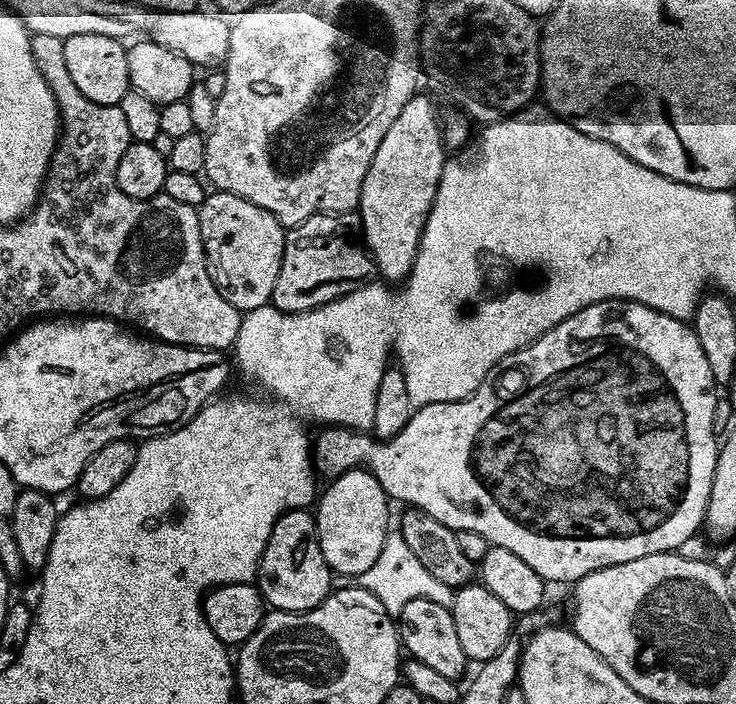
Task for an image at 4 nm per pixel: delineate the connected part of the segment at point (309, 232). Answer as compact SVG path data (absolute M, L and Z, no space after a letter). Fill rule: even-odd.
M320 212L287 229L282 266L278 270L278 282L270 303L283 312L309 312L350 294L373 272L372 256L364 247L359 215L352 212Z

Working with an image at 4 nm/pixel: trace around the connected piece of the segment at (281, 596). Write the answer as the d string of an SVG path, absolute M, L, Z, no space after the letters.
M302 508L283 512L278 522L274 522L274 530L266 542L258 565L258 587L265 601L278 612L309 612L310 609L317 608L328 597L328 593L333 591L332 579L334 573L329 568L316 537L315 515Z

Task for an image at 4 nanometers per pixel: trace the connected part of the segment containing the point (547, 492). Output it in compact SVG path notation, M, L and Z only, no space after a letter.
M603 300L578 310L578 314L558 322L558 326L531 344L506 354L465 400L419 405L394 438L381 442L360 430L321 427L311 445L312 458L317 473L324 475L325 472L328 478L341 476L350 468L361 467L373 472L384 493L393 501L401 500L401 505L422 510L430 514L430 518L438 518L442 526L451 528L455 533L474 530L474 534L482 534L491 547L518 554L518 558L527 562L545 582L575 582L586 574L597 572L599 568L634 562L634 558L646 558L646 554L676 552L682 542L701 531L718 449L718 436L716 438L716 432L712 429L716 424L715 390L706 354L702 354L695 332L685 321L675 320L673 316L656 312L634 300Z

